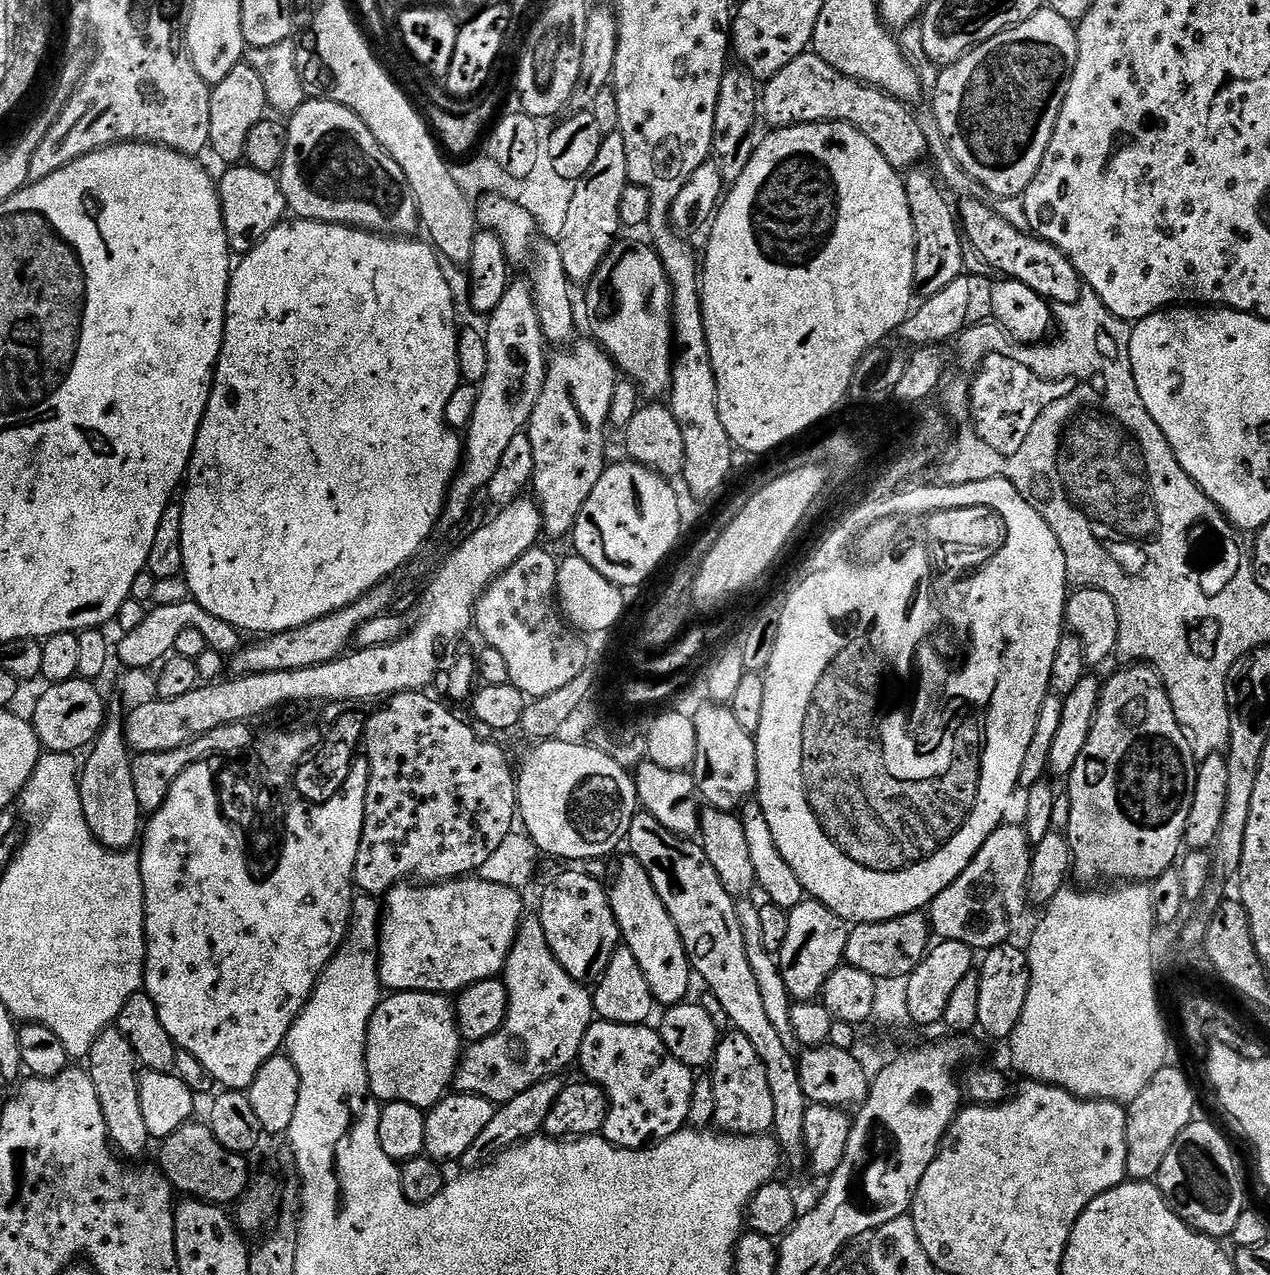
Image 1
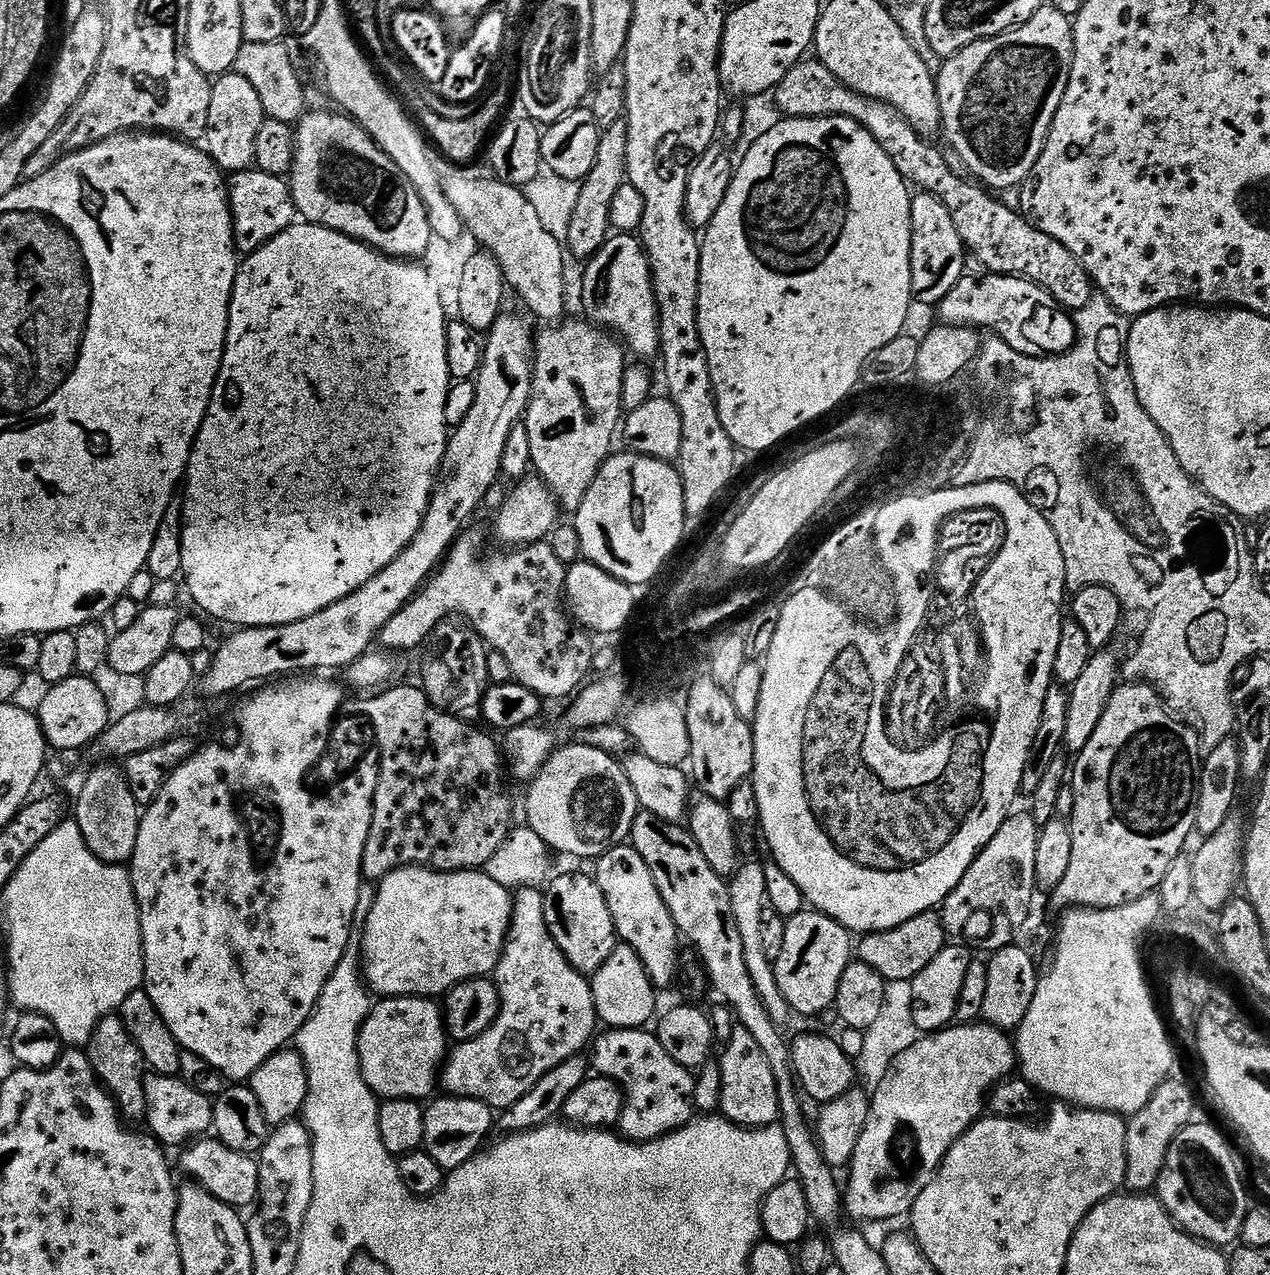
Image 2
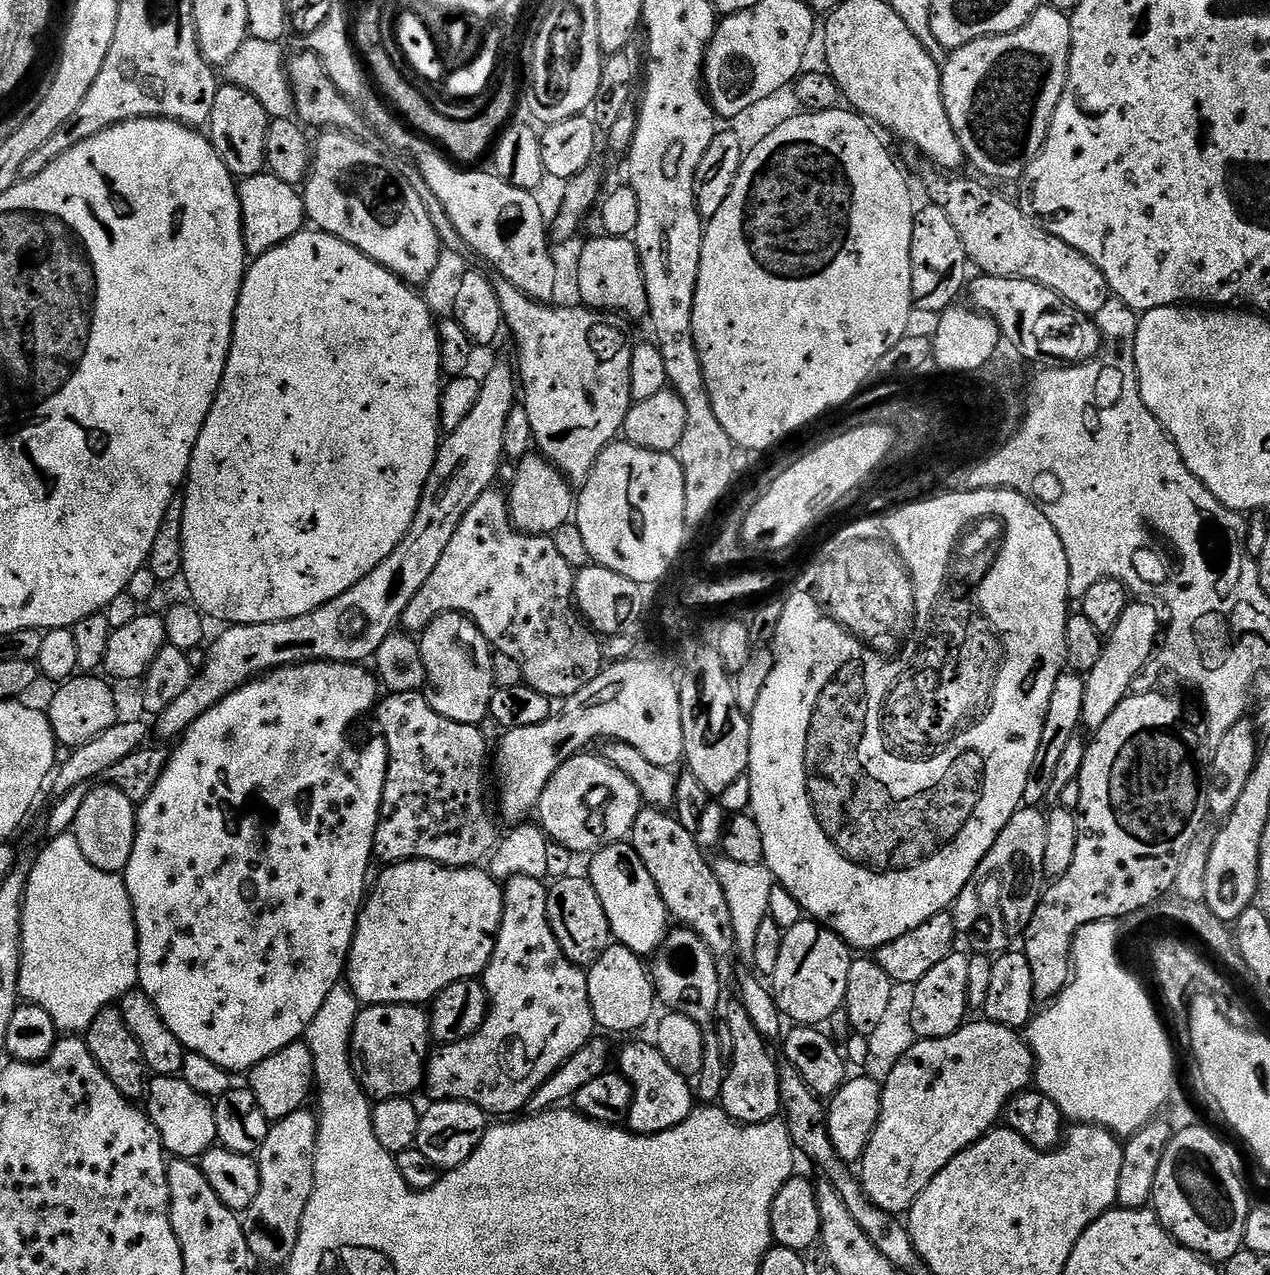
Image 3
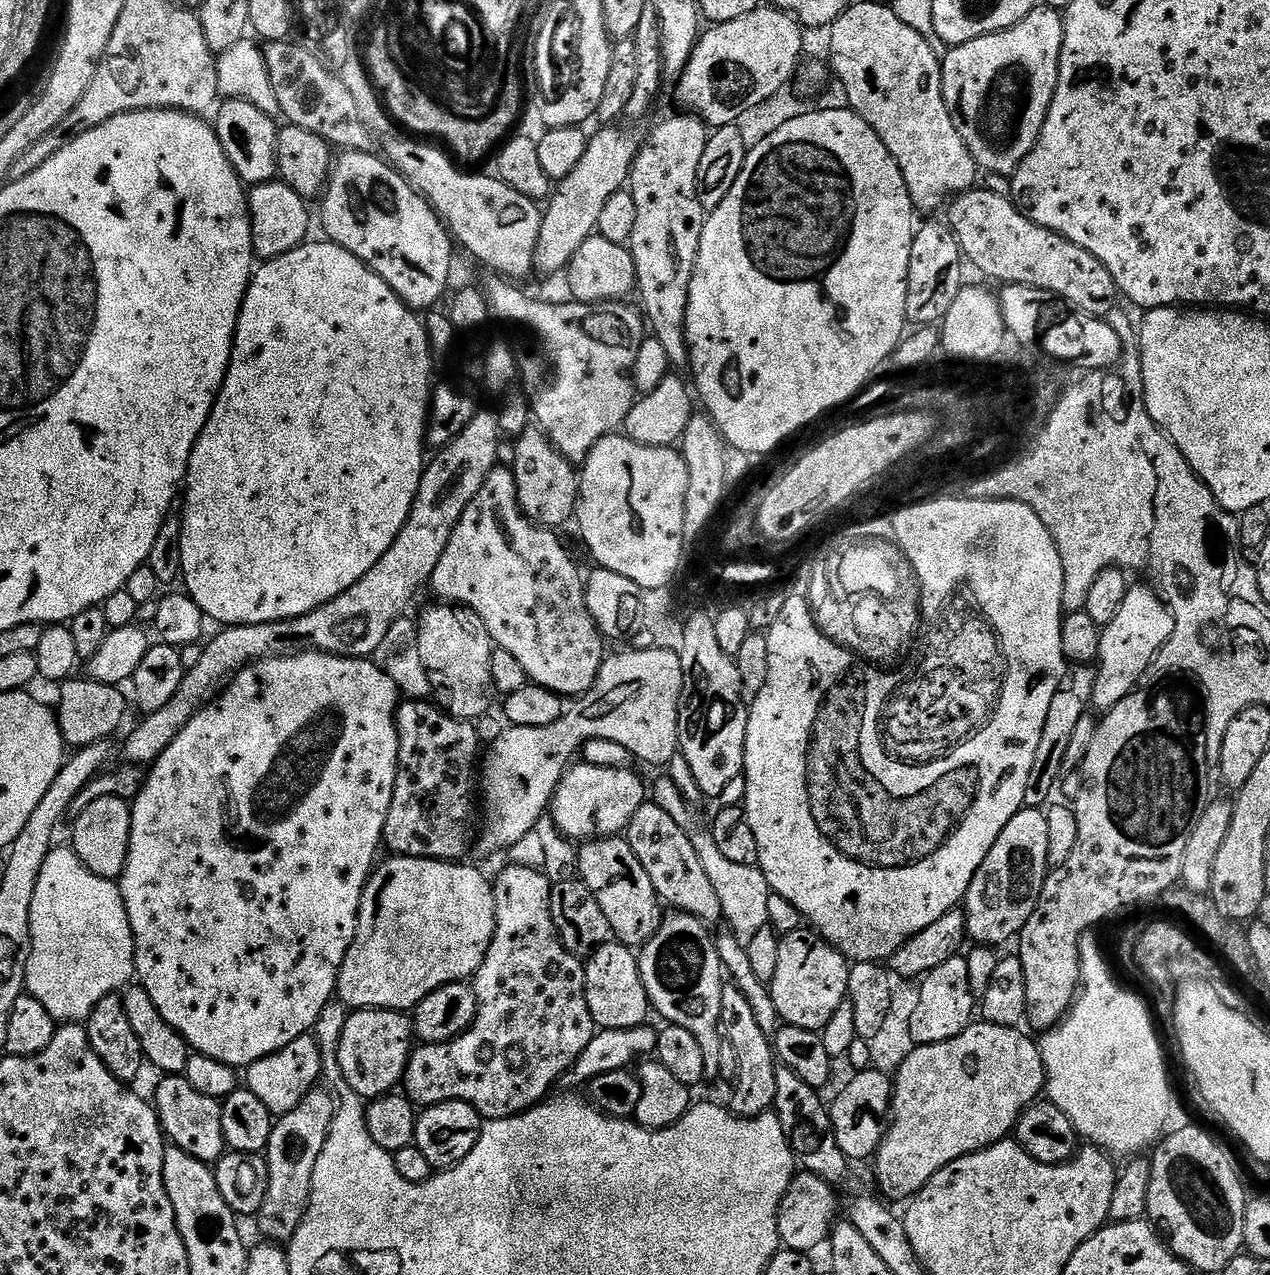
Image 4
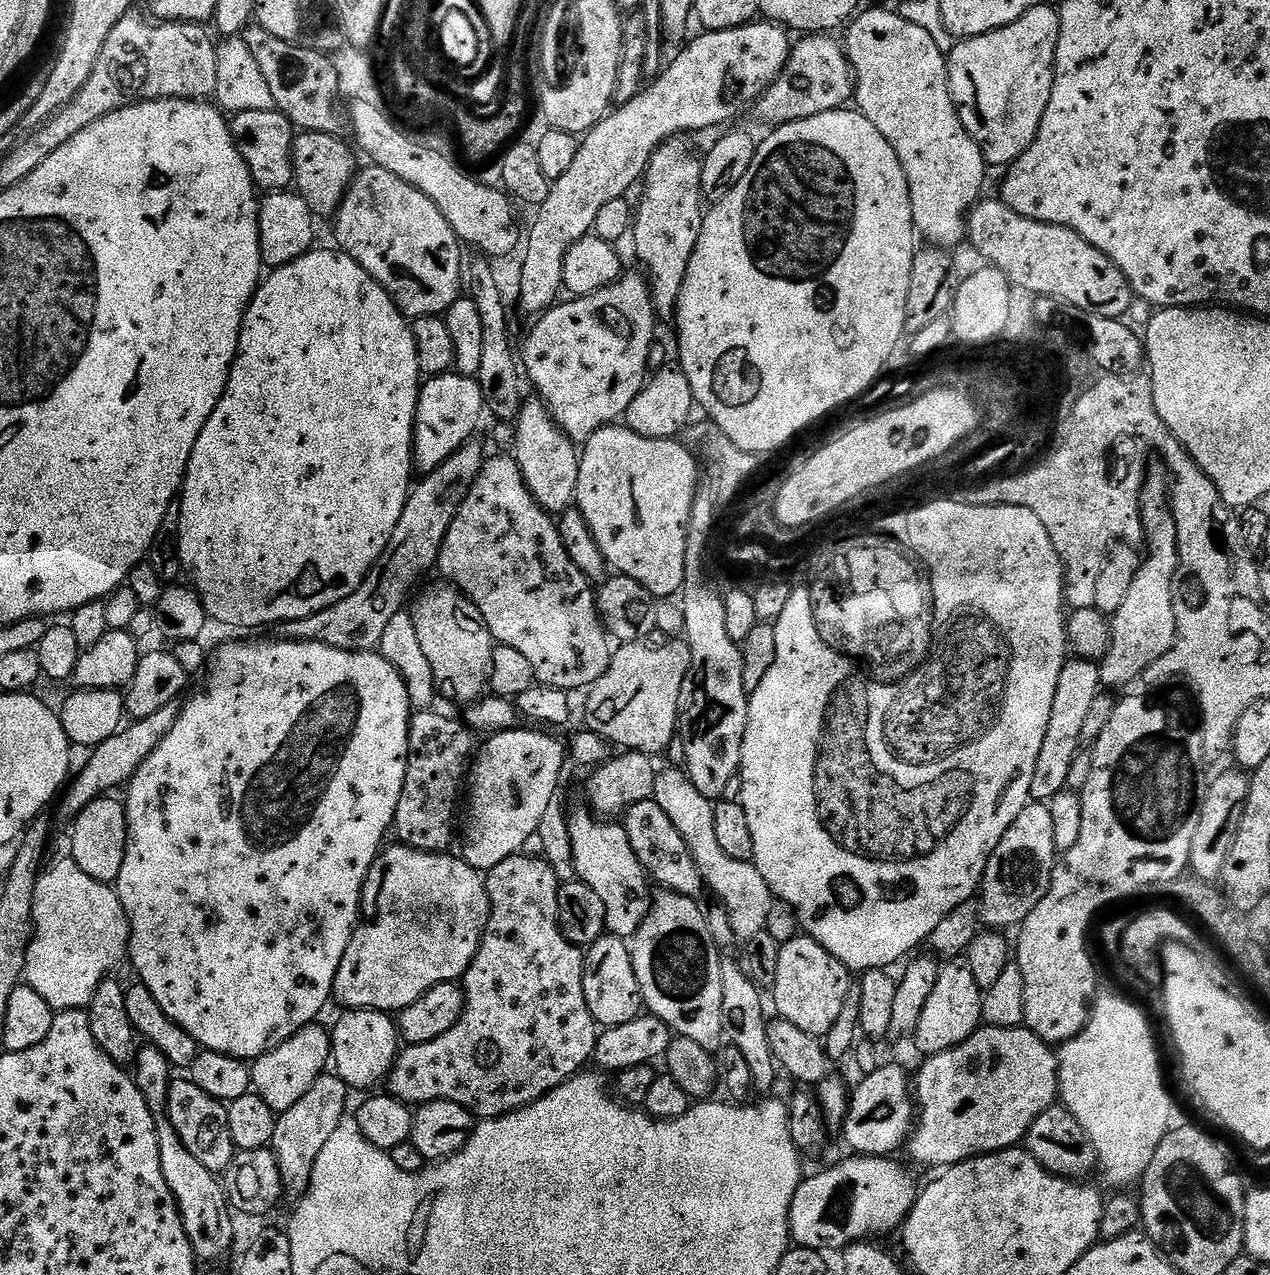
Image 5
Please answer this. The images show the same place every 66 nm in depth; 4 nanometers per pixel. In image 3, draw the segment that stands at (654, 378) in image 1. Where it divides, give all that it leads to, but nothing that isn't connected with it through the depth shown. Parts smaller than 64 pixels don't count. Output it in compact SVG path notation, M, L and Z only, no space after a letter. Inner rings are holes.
M603 234L597 236L597 240L588 240L582 250L578 273L581 305L586 308L607 310L613 314L620 313L625 317L647 317L646 282L642 278L642 266L635 243L623 236Z

